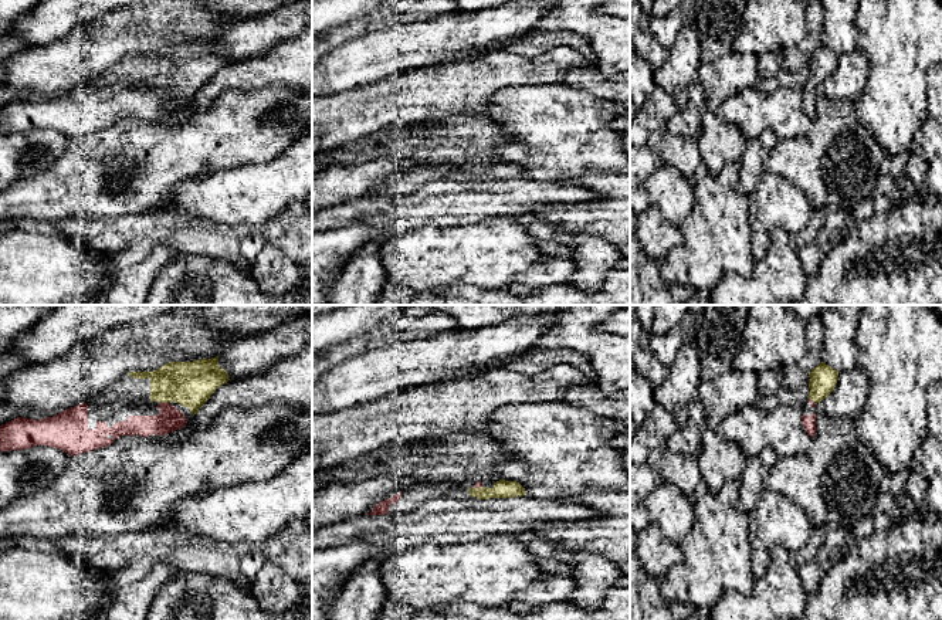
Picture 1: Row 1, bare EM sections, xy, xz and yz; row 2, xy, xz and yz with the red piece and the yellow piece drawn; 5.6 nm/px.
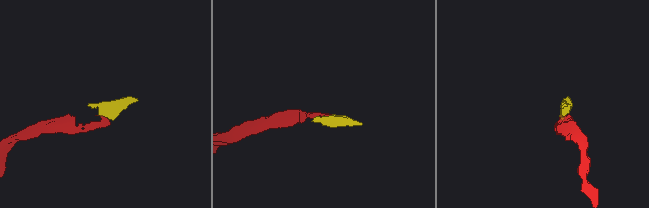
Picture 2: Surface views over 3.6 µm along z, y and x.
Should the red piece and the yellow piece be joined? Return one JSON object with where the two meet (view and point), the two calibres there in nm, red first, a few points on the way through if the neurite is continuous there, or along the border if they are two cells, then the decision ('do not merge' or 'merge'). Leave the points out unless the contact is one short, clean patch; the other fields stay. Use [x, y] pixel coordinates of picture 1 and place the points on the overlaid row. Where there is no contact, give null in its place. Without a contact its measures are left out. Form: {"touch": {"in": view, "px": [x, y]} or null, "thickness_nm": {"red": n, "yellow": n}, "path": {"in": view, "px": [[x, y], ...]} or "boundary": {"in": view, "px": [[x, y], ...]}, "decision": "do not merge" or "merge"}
{"touch": {"in": "xy", "px": [166, 403]}, "thickness_nm": {"red": 140, "yellow": 260}, "path": {"in": "xy", "px": [[169, 419], [166, 403], [185, 383], [189, 383]]}, "decision": "merge"}

